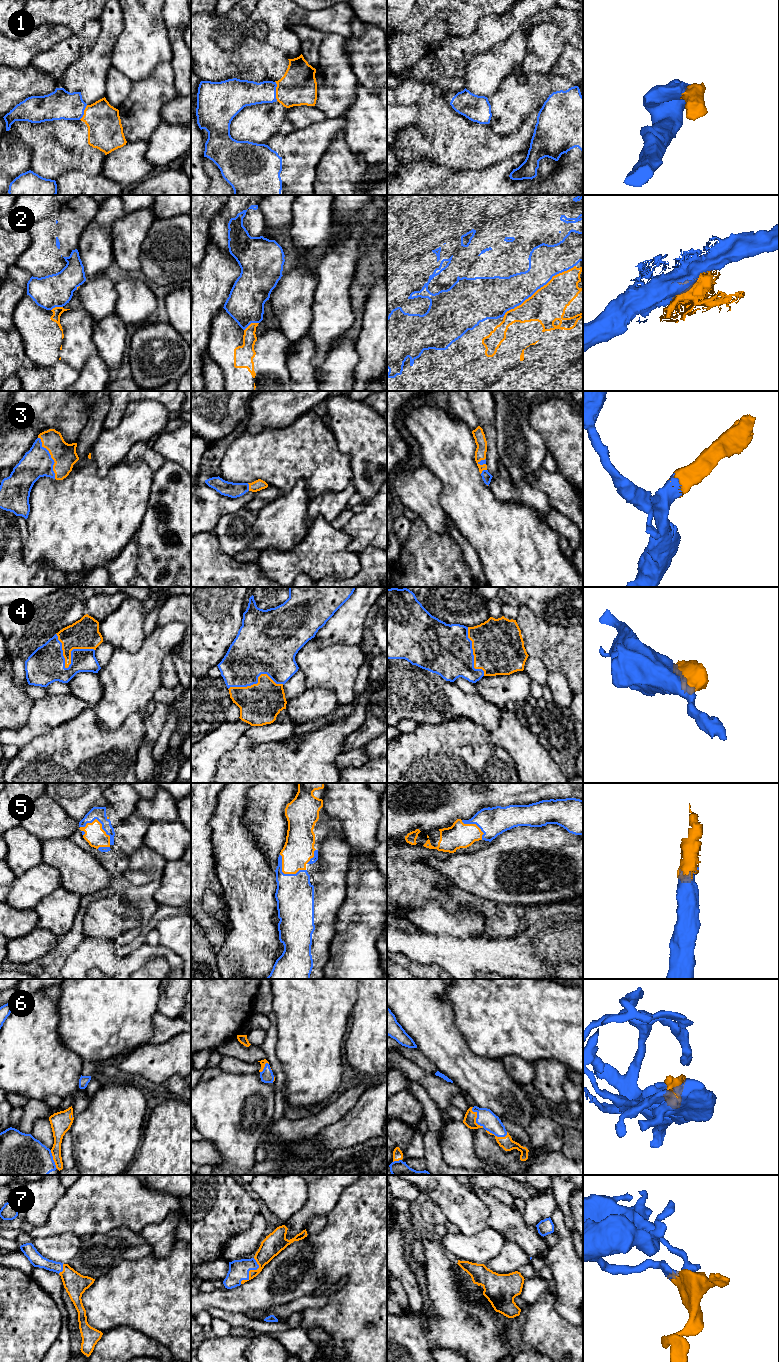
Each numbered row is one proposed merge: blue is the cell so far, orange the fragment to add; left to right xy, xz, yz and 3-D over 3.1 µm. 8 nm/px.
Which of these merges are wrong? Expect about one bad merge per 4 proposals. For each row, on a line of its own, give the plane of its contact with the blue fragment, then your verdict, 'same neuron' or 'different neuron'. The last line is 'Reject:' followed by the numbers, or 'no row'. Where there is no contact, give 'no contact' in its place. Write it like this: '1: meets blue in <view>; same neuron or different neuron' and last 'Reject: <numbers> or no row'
1: meets blue in xz; same neuron
2: meets blue in yz; same neuron
3: meets blue in xy; same neuron
4: meets blue in xy; same neuron
5: meets blue in xy; same neuron
6: meets blue in yz; different neuron
7: meets blue in xz; same neuron
Reject: 6

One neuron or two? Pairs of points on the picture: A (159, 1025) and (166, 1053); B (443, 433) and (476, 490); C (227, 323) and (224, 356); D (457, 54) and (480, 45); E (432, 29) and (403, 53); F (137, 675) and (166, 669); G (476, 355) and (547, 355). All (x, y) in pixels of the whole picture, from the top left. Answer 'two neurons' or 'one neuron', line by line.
A: two neurons
B: one neuron
C: one neuron
D: one neuron
E: one neuron
F: two neurons
G: two neurons

